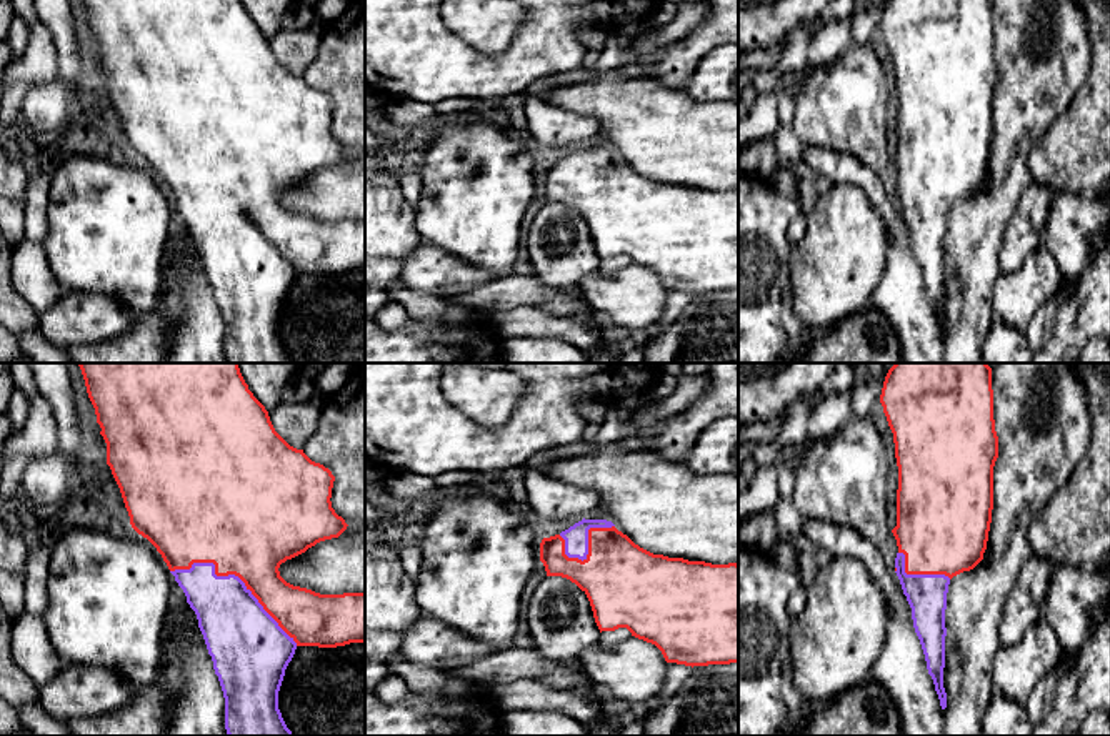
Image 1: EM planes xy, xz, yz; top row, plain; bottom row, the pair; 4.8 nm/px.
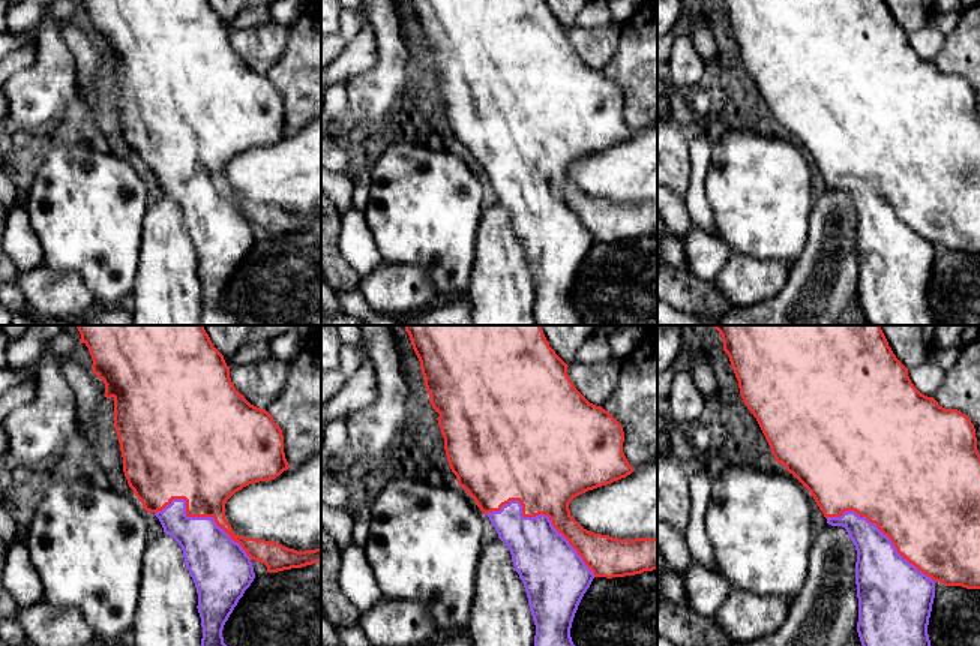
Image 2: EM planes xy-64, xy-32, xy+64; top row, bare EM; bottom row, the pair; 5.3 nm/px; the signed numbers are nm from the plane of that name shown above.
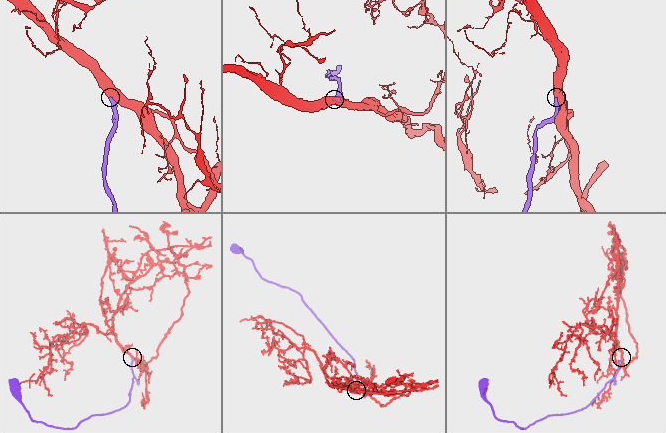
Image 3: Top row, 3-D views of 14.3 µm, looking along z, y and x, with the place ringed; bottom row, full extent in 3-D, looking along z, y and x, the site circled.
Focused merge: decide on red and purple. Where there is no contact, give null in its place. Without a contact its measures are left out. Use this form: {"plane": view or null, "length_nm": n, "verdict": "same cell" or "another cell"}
{"plane": "xy", "length_nm": 700, "verdict": "same cell"}

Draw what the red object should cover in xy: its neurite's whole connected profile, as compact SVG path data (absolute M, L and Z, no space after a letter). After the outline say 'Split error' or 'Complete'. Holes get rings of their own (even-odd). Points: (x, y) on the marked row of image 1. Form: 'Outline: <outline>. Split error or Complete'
Outline: M77 363L82 370L88 398L95 408L107 443L107 465L120 488L132 528L147 538L162 554L175 581L183 589L187 603L195 611L208 654L213 661L225 698L225 729L228 736L293 736L278 709L278 691L285 669L298 646L337 648L365 643L365 593L320 594L293 586L280 576L280 564L320 541L338 538L347 523L332 508L335 476L328 468L312 461L303 450L290 446L273 428L268 411L245 383L238 363Z. Split error

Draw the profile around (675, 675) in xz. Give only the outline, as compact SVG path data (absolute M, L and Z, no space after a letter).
M668 663L662 691L658 693L653 703L640 709L640 714L645 713L648 708L653 708L658 703L673 696L678 686L690 676L690 673L692 666Z

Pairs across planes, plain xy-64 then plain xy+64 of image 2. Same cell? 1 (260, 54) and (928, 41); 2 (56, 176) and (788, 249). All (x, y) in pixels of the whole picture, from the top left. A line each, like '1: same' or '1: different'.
1: same
2: same

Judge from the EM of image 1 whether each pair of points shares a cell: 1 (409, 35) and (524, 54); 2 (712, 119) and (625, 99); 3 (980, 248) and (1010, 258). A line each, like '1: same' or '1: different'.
1: same
2: same
3: different

